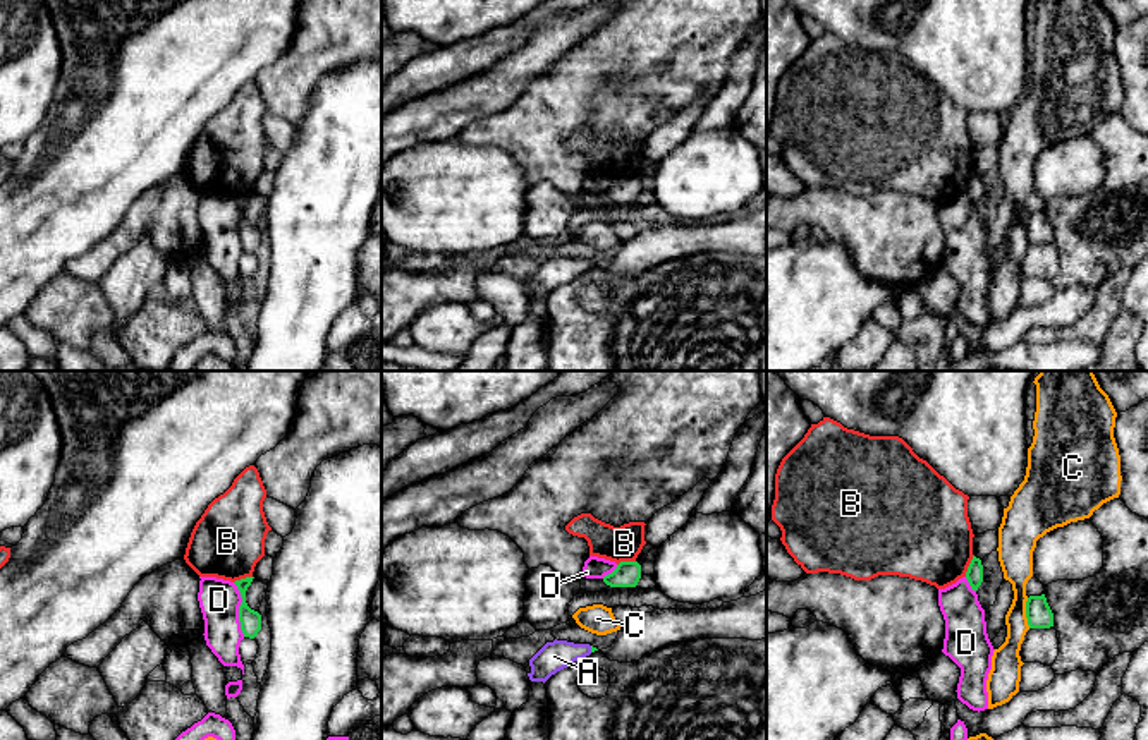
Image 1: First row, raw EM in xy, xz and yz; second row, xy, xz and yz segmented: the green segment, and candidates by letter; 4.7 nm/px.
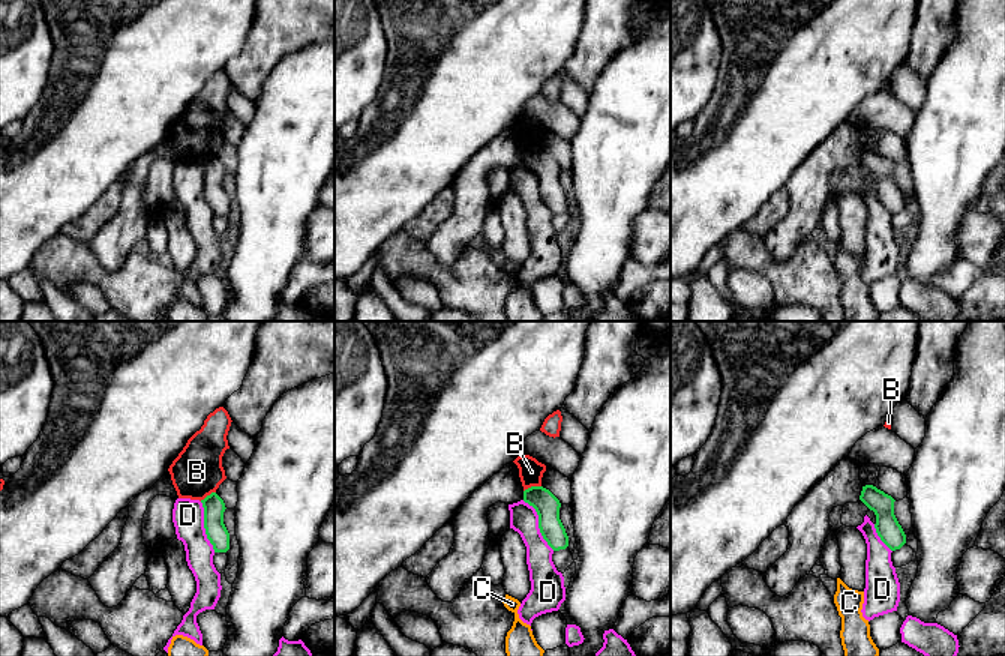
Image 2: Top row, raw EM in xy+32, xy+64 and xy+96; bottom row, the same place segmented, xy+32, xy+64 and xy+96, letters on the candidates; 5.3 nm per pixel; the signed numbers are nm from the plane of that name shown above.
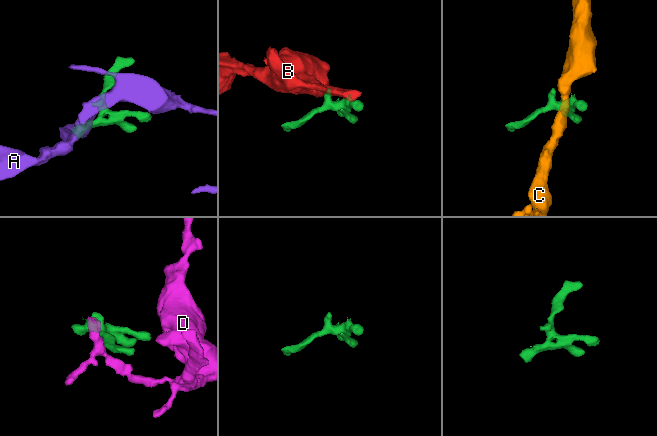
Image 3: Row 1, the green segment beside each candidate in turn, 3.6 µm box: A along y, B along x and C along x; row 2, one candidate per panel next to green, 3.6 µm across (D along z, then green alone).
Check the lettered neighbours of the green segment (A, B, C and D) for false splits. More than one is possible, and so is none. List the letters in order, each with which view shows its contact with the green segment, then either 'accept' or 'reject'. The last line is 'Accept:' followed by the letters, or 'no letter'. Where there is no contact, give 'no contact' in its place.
A: xz | accept
B: yz | reject
C: yz | reject
D: xy | reject
Accept: A

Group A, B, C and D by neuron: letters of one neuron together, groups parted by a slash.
A / B / C / D

